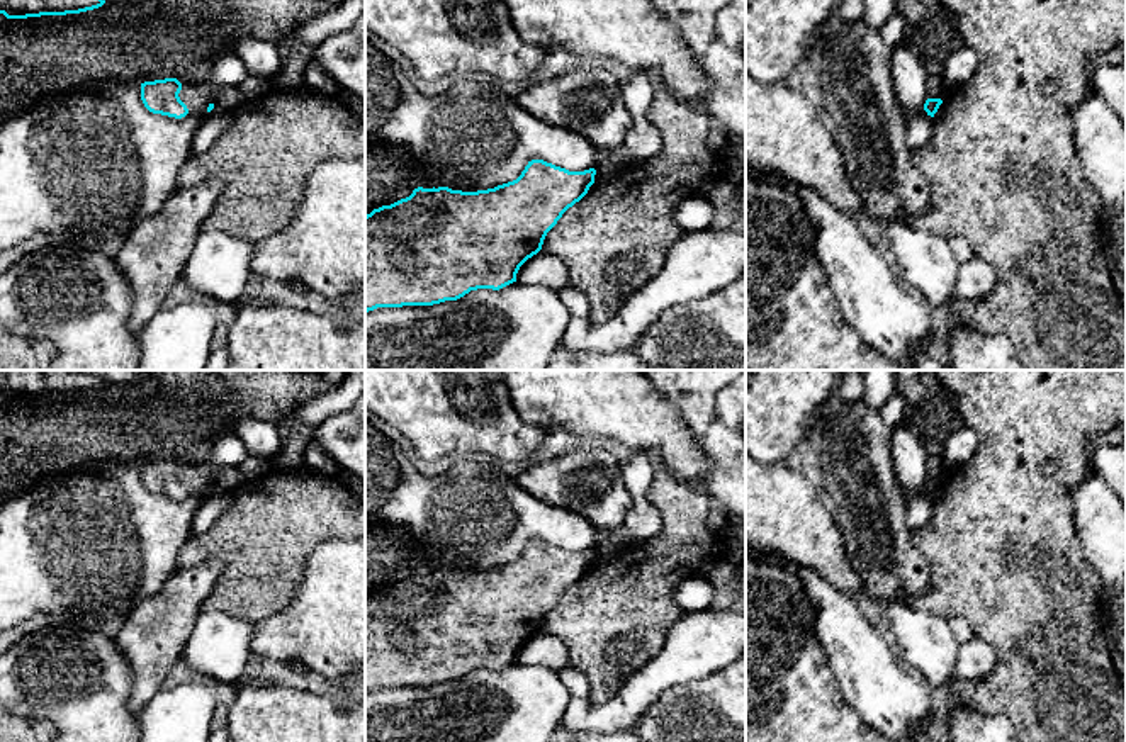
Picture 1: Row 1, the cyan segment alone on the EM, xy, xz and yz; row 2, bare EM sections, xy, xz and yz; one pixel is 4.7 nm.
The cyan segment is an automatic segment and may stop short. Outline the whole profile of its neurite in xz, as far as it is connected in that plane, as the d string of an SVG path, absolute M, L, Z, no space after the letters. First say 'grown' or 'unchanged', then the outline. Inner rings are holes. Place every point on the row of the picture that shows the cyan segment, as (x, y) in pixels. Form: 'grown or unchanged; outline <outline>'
unchanged; outline M532 160L521 175L487 190L462 192L448 187L418 187L406 199L365 216L365 312L377 307L433 306L457 301L477 289L499 290L516 282L520 267L542 250L547 233L594 183L596 170L569 171Z

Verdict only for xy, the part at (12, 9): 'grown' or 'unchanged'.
unchanged

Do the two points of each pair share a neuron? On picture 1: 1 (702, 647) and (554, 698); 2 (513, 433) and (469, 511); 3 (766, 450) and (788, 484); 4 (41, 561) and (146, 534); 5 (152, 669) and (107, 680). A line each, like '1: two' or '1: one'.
1: two
2: two
3: two
4: one
5: two

